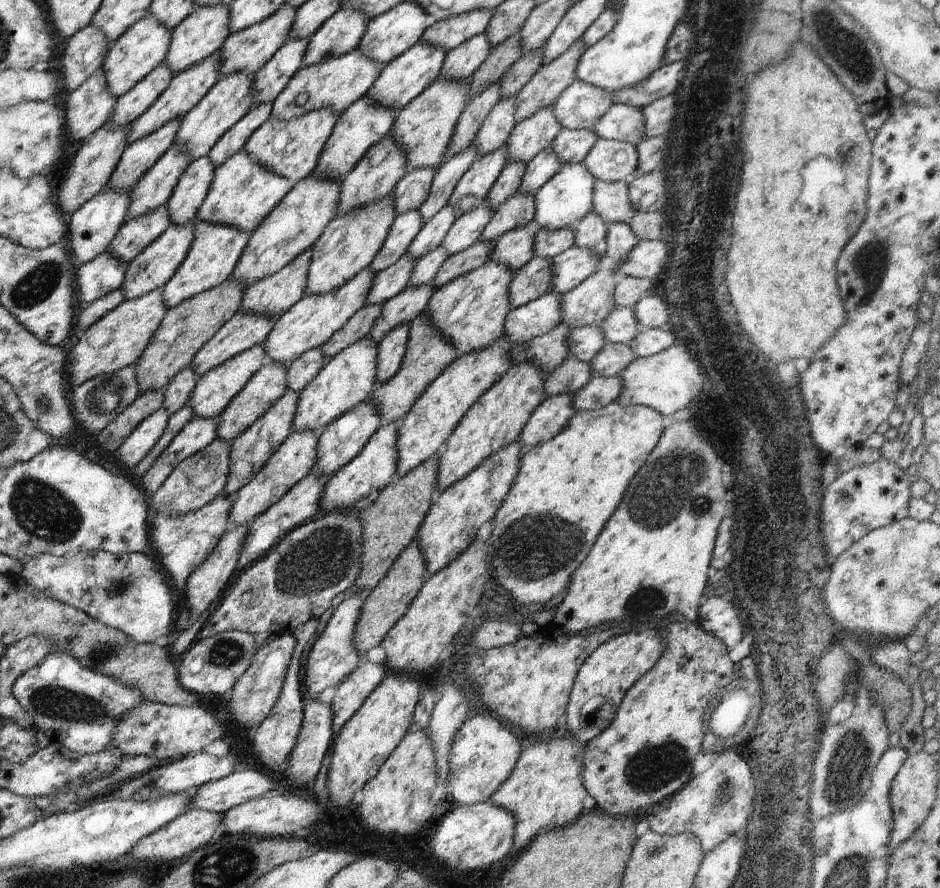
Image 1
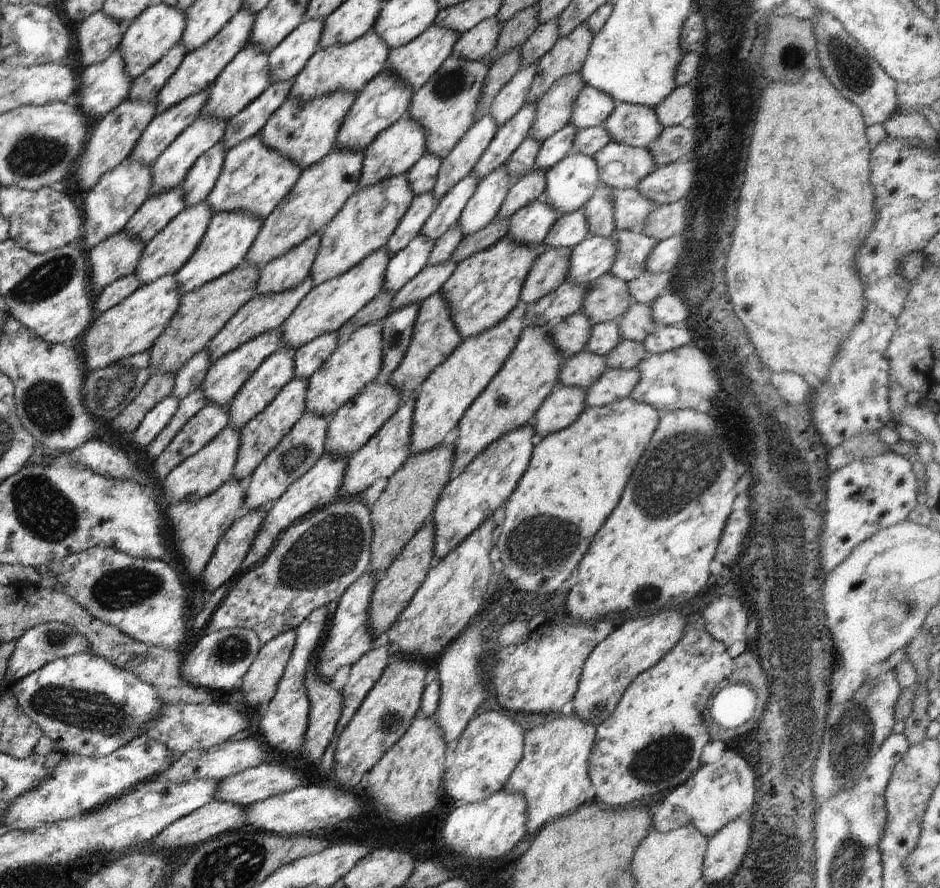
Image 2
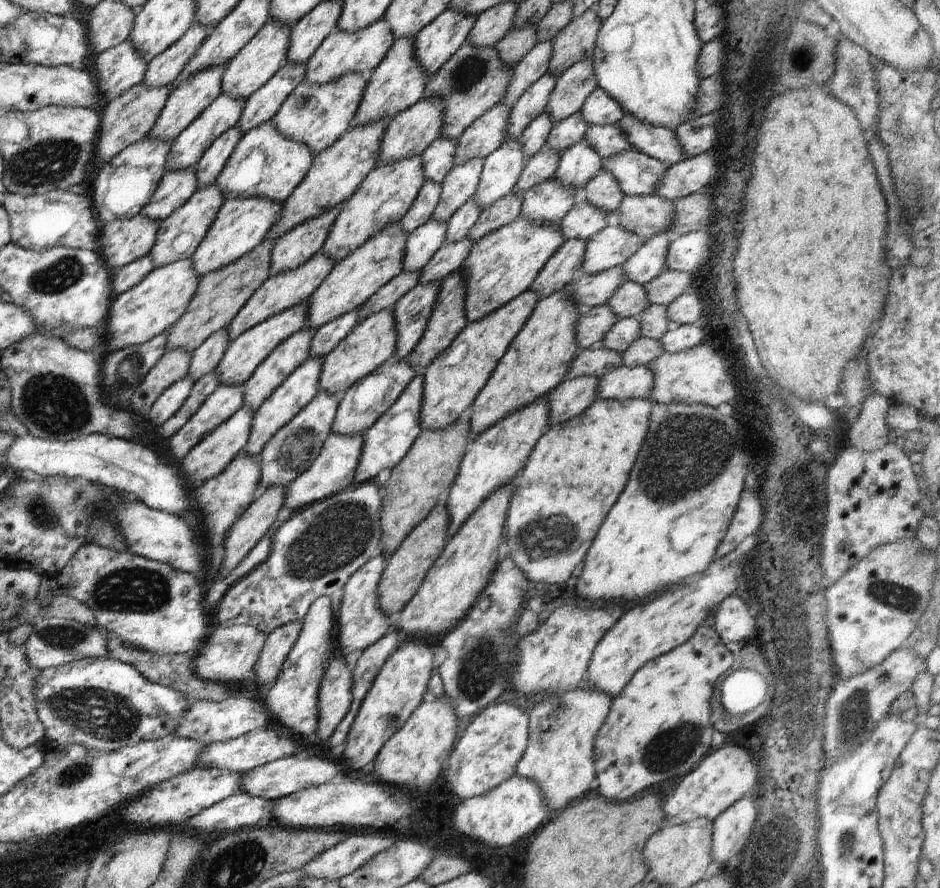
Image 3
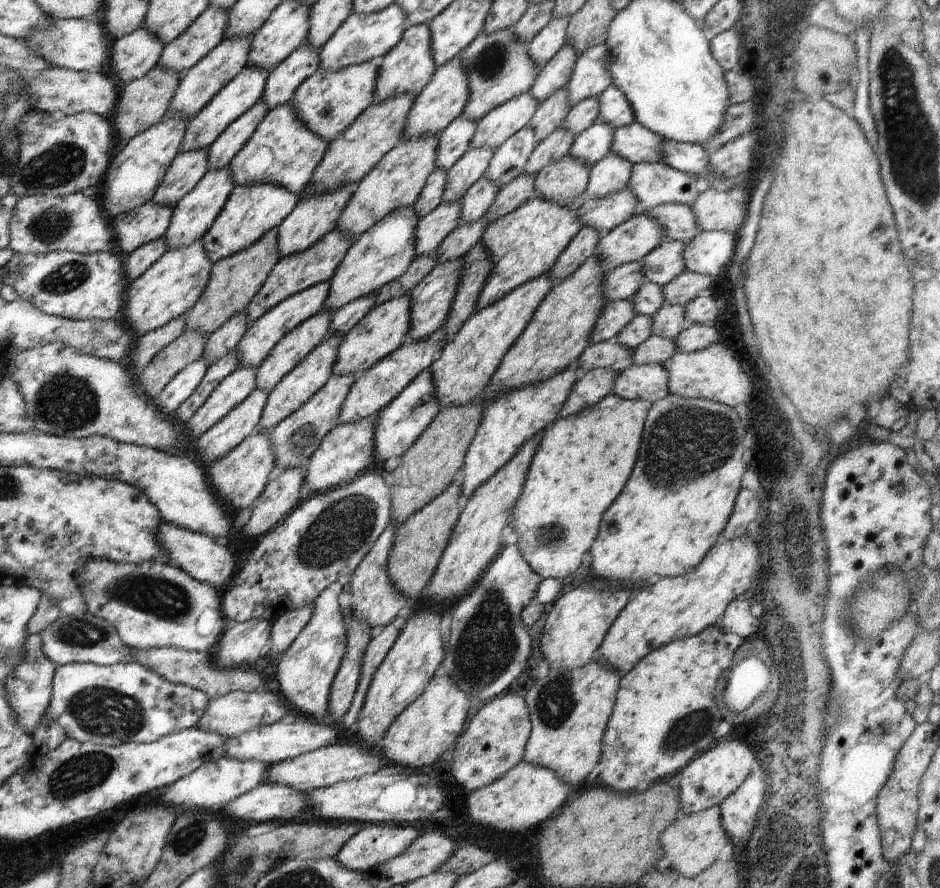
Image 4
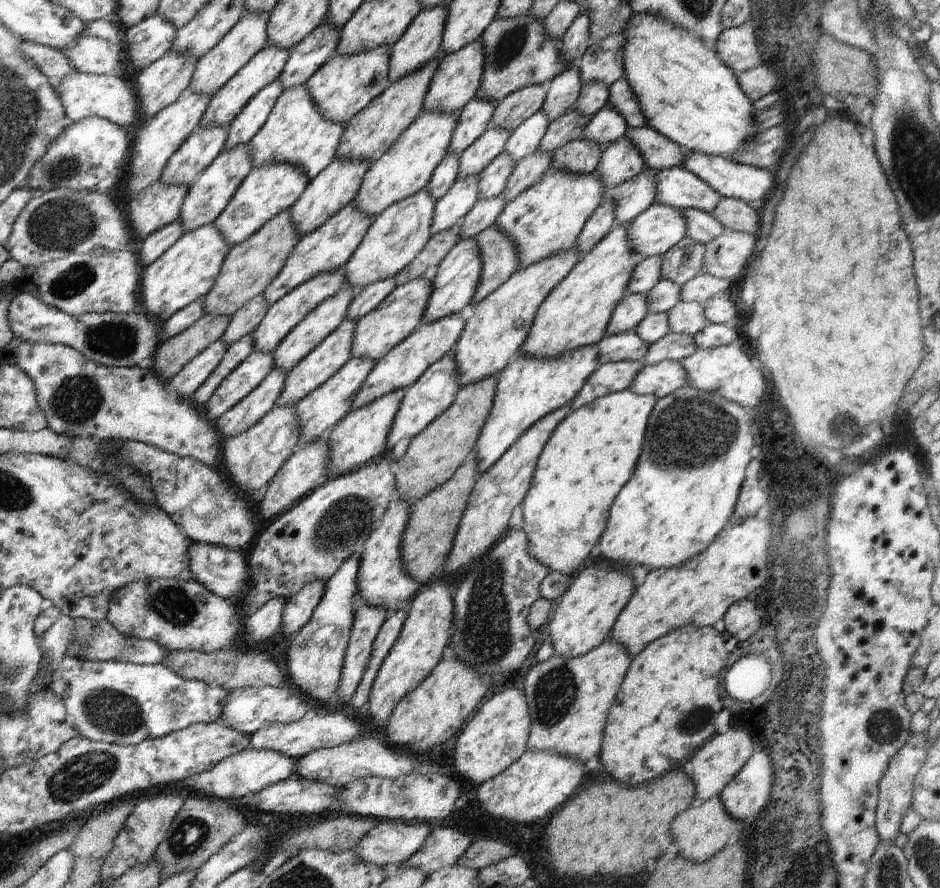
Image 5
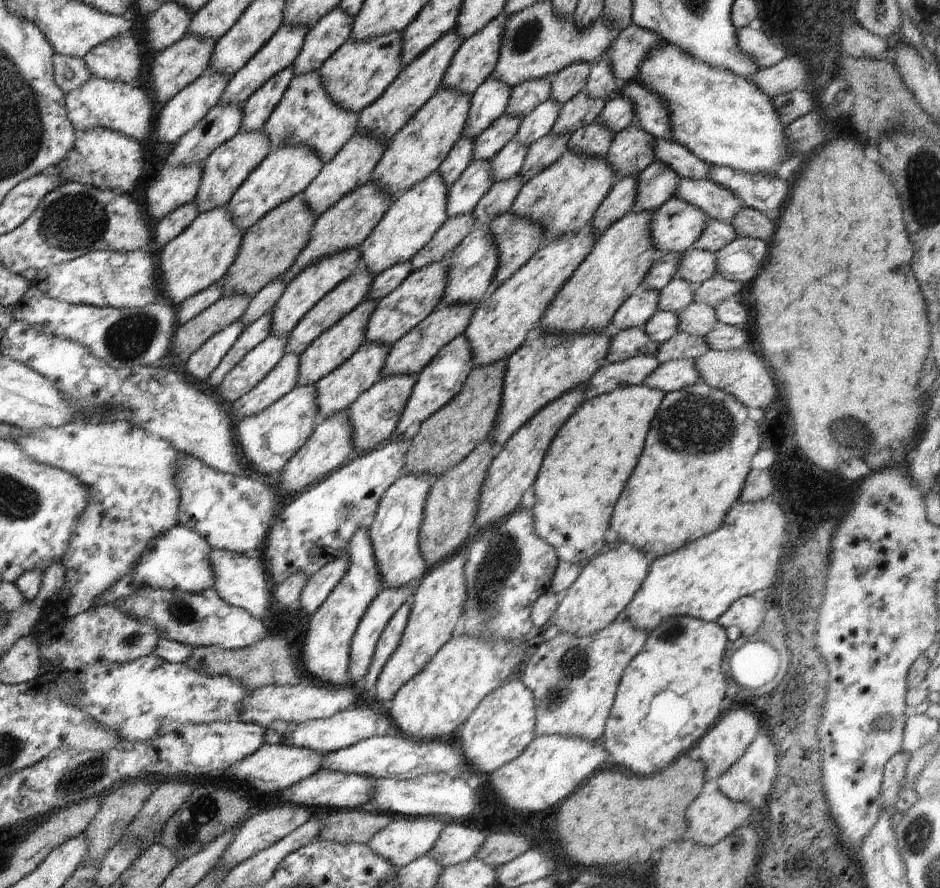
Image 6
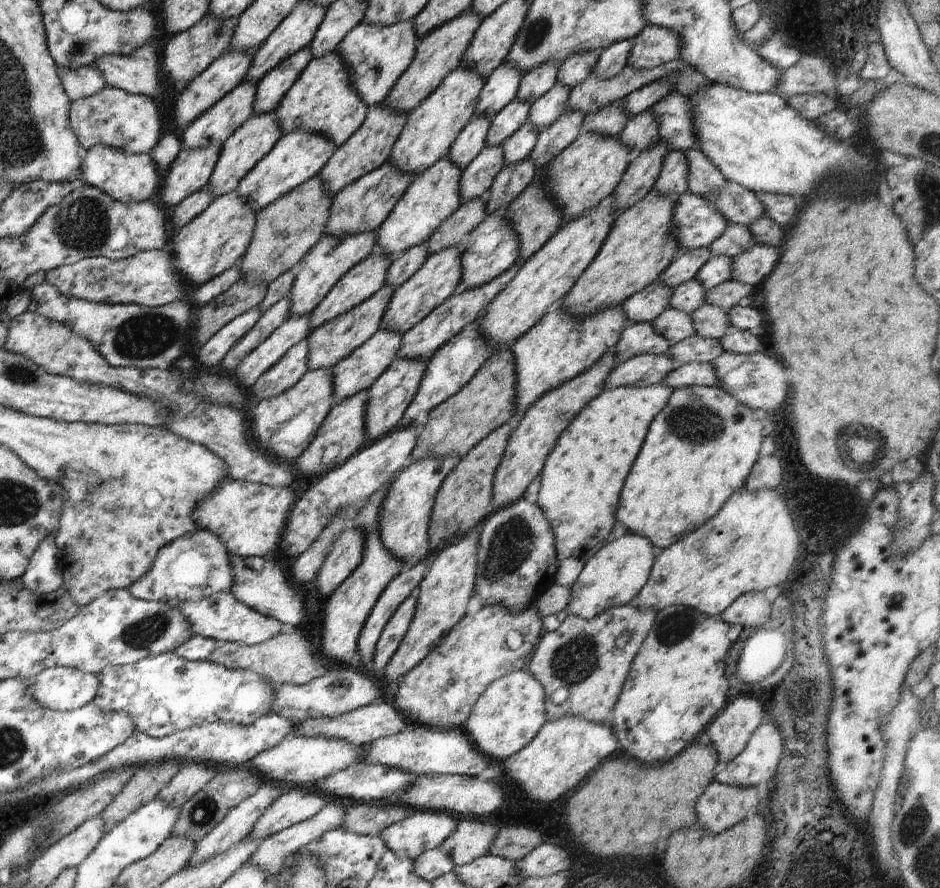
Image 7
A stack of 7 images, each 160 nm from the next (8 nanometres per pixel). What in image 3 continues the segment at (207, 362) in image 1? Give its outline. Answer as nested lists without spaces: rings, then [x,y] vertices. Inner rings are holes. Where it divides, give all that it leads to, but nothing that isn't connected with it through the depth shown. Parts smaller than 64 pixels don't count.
[[[320,251],[296,270],[268,277],[227,326],[226,330],[229,340],[236,340],[238,336],[254,328],[257,324],[268,320],[271,316],[306,302],[310,298],[310,295],[320,286],[320,283],[328,276],[333,266],[333,260]]]

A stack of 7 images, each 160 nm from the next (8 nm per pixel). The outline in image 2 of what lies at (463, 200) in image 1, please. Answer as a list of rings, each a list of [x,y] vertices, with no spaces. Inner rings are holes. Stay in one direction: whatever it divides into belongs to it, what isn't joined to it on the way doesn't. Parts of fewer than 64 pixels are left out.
[[[527,102],[504,126],[498,128],[492,142],[471,170],[478,183],[504,165],[510,155],[526,140],[536,109],[537,102]]]

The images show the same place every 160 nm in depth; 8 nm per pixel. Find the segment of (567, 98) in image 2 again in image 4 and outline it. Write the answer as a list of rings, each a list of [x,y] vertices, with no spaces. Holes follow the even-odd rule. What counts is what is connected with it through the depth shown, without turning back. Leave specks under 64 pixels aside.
[[[605,44],[592,47],[577,58],[566,86],[572,108],[587,98],[598,98],[612,85],[612,77],[607,69],[608,61],[609,52]]]

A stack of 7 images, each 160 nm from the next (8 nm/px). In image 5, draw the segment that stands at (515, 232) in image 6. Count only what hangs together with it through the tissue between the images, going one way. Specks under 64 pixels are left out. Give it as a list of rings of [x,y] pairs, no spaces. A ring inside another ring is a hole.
[[[496,225],[488,227],[476,236],[483,267],[479,285],[471,304],[477,305],[489,294],[498,290],[519,266],[517,252],[511,239]]]

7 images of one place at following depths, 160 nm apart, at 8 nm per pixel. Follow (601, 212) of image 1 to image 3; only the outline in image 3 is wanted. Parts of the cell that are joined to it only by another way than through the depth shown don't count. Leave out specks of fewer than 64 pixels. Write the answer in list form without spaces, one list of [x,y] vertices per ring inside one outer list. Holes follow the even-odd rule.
[[[654,193],[642,196],[624,195],[617,208],[620,211],[620,226],[645,240],[658,233],[668,234],[674,209],[673,201]]]

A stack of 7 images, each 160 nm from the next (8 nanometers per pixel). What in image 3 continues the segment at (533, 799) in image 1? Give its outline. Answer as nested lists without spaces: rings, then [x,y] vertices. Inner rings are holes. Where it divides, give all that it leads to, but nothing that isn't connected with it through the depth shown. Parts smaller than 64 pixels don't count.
[[[582,686],[567,693],[544,694],[542,702],[537,703],[529,714],[529,737],[523,757],[516,765],[515,774],[534,781],[543,791],[547,799],[547,808],[552,816],[564,810],[571,802],[580,799],[590,788],[594,780],[594,743],[596,733],[609,713],[612,699],[603,691],[596,691],[594,687]]]

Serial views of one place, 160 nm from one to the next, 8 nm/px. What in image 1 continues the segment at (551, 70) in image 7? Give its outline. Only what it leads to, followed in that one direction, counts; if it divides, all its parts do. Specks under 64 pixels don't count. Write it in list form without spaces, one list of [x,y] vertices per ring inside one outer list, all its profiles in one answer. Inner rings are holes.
[[[470,145],[466,150],[454,155],[435,172],[430,192],[417,210],[423,224],[426,224],[447,205],[460,178],[464,176],[476,158],[478,158],[476,147]]]

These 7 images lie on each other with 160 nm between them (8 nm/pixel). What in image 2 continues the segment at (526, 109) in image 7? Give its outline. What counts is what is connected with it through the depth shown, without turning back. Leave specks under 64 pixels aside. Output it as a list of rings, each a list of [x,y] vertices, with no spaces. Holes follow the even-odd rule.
[[[471,172],[455,184],[437,204],[436,210],[424,223],[420,235],[436,242],[450,227],[458,222],[464,207],[477,187],[477,178]]]

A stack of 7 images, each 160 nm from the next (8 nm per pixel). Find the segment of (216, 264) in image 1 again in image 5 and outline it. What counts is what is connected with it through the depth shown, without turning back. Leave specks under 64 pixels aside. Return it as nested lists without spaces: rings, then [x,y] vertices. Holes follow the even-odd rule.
[[[288,163],[264,164],[254,167],[232,195],[228,206],[213,222],[215,229],[223,235],[227,246],[232,248],[252,236],[278,213],[290,210],[300,198],[310,179],[295,166]]]

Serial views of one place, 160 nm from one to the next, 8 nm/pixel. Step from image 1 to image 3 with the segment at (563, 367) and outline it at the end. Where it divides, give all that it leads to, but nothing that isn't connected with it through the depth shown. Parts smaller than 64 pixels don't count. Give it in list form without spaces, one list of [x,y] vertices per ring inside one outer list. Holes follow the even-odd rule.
[[[598,345],[592,346],[589,349],[582,349],[580,354],[571,360],[565,380],[576,377],[596,377],[599,379],[622,364],[620,352],[614,352]]]

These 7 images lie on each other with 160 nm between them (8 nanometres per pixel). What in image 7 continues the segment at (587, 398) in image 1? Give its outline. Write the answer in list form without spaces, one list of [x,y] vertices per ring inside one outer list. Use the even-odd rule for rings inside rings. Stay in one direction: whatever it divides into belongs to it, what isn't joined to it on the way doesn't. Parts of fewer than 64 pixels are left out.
[[[684,363],[669,372],[660,383],[676,390],[684,387],[716,387],[719,382],[711,363]]]

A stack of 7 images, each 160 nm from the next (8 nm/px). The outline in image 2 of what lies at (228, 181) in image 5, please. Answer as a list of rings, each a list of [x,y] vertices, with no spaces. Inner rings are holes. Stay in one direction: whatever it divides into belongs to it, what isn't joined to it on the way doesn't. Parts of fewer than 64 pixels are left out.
[[[204,200],[194,206],[185,208],[177,214],[150,242],[142,249],[138,266],[133,272],[139,278],[140,284],[147,285],[166,275],[176,274],[185,262],[194,254],[214,213]]]

